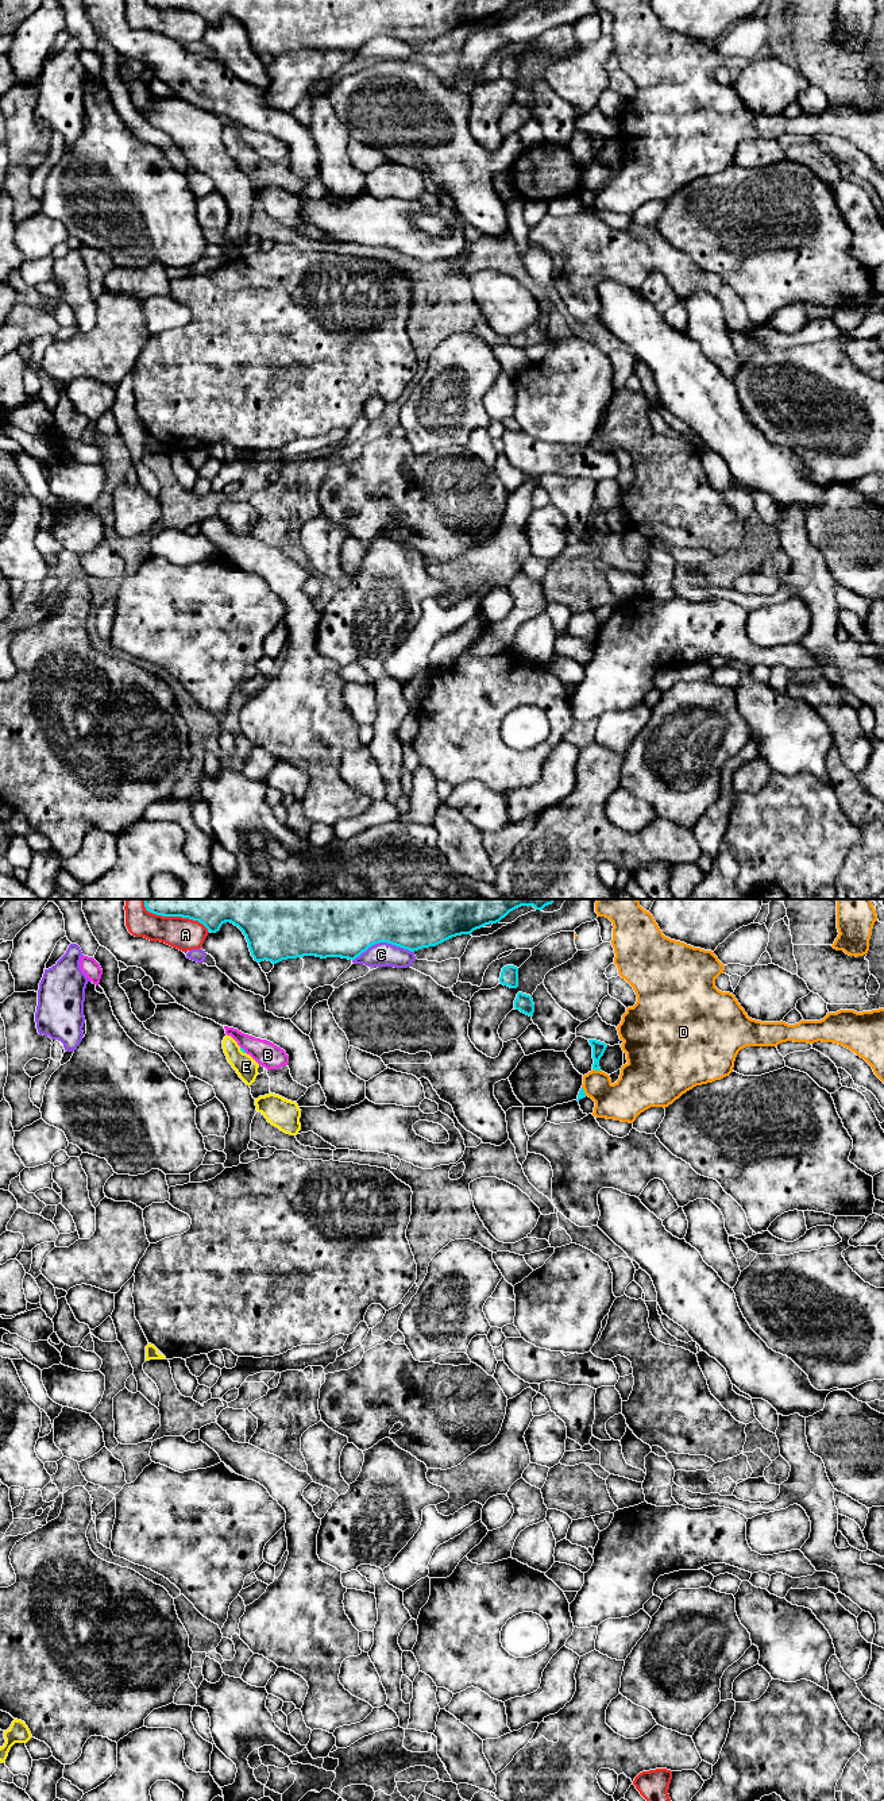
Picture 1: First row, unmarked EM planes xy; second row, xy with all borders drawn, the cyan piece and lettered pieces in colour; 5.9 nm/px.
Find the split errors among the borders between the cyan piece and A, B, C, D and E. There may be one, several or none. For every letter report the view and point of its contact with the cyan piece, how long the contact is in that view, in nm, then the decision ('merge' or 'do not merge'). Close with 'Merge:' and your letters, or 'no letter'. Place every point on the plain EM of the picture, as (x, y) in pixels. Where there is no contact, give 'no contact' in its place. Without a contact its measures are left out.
A: contact xy (177, 8); length 420 nm; do not merge
B: contact xy (243, 142); length 50 nm; do not merge
C: contact xy (382, 34); length 380 nm; do not merge
D: contact xy (597, 162); length 60 nm; do not merge
E: contact xy (242, 143); length 50 nm; merge
Merge: E

